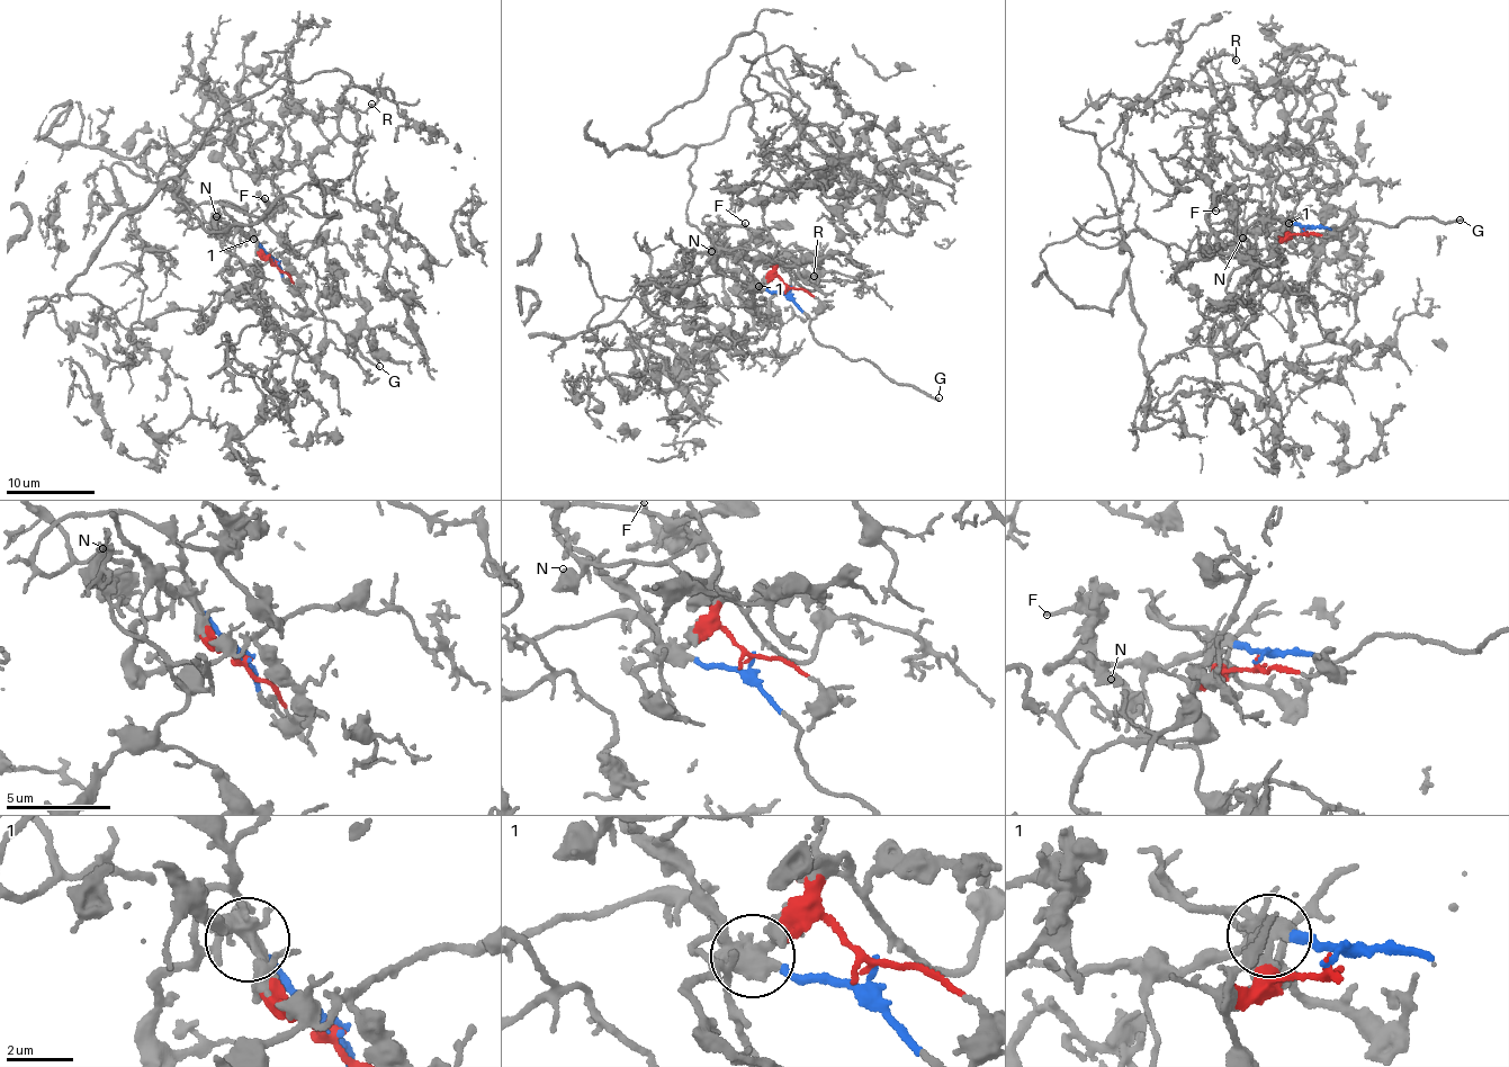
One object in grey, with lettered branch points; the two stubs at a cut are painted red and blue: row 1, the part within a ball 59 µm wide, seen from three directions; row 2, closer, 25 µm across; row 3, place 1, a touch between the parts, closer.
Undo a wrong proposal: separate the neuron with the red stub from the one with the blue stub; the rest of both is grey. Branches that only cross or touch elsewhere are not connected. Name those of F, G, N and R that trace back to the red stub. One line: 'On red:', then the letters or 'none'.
On red: N, R

